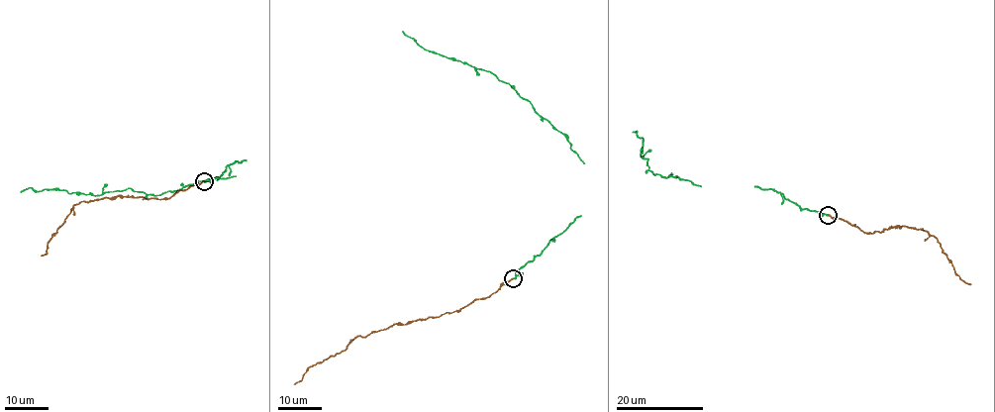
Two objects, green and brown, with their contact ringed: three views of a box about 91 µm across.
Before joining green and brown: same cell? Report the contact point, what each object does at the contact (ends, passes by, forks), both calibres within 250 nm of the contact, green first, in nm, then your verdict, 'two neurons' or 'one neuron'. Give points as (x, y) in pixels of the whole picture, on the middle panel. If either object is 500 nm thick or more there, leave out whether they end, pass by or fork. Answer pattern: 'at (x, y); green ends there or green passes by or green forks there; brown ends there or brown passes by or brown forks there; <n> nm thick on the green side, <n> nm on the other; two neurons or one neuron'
at (513, 278); green ends there; brown ends there; 280 nm thick on the green side, 200 nm on the other; one neuron

